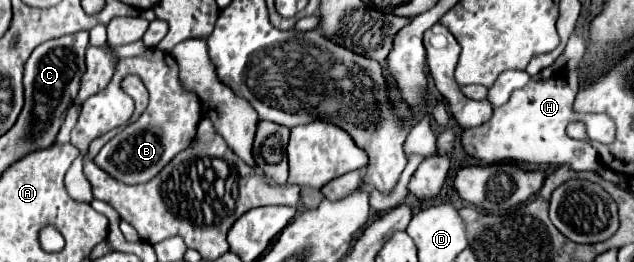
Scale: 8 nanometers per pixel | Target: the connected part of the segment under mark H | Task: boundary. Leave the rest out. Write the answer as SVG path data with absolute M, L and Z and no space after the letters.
M575 32L569 36L569 42L563 54L537 76L533 76L525 88L515 90L505 106L495 108L489 122L477 128L469 128L463 132L461 144L465 152L473 158L479 158L483 164L491 164L497 160L517 160L531 162L537 166L569 166L573 170L599 170L601 162L595 148L587 140L575 140L567 134L567 124L585 122L587 136L601 138L601 142L609 144L615 138L615 124L605 114L575 114L573 100L579 90L579 74L577 62L585 52L585 38Z

